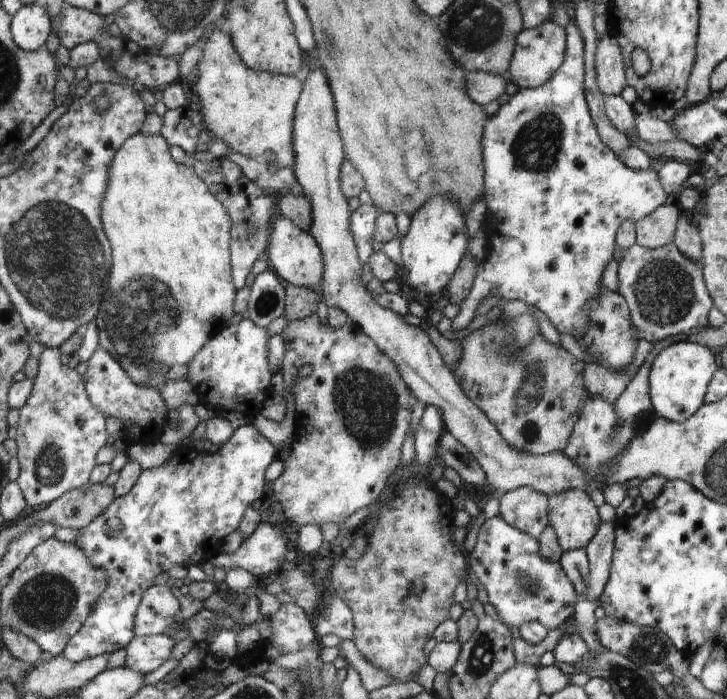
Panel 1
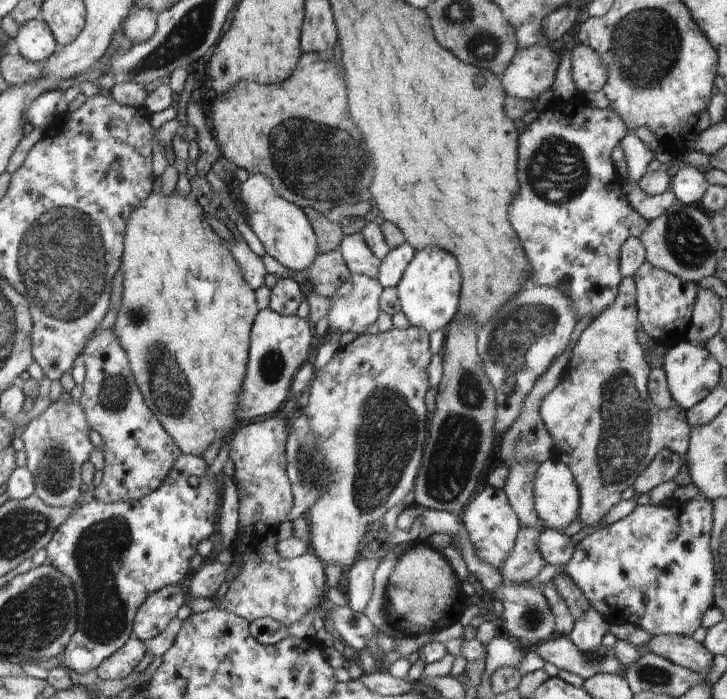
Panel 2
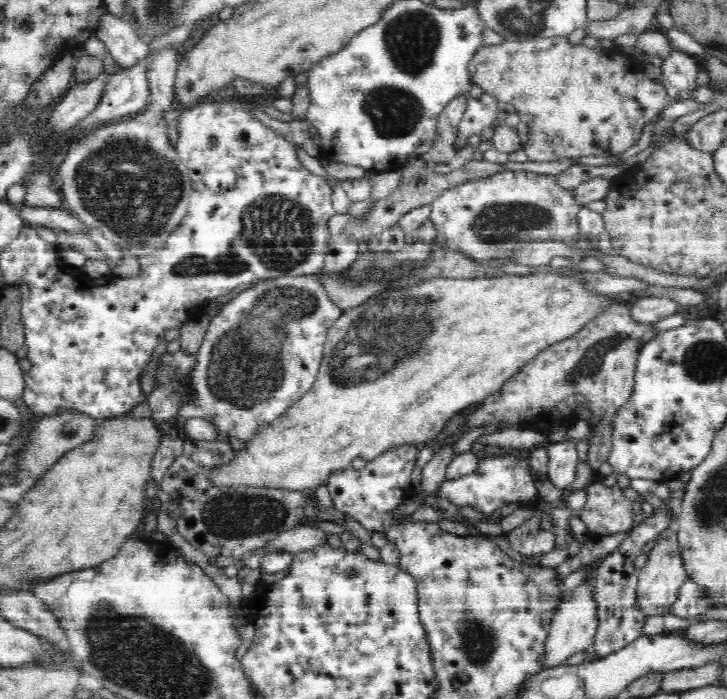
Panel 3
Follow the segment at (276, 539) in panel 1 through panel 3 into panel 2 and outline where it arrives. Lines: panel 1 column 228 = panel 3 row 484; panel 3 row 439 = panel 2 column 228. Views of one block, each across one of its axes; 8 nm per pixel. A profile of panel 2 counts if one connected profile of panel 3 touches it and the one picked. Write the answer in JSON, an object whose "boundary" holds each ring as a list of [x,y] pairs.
{"boundary":[[[208,562],[206,565],[202,565],[202,568],[198,572],[195,572],[187,585],[188,593],[196,601],[198,599],[212,599],[219,588],[224,584],[227,571],[230,566],[226,567],[220,562]]]}

